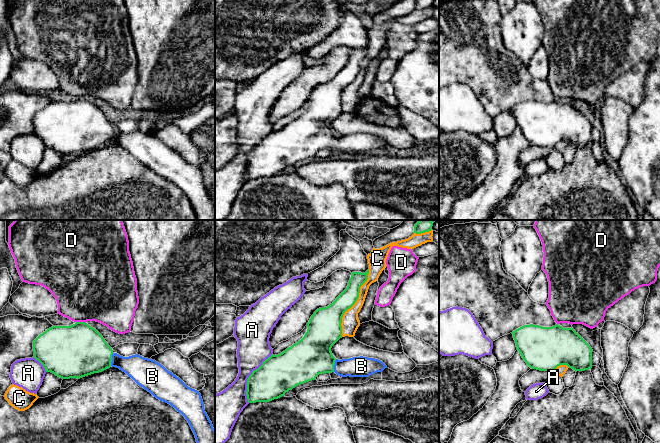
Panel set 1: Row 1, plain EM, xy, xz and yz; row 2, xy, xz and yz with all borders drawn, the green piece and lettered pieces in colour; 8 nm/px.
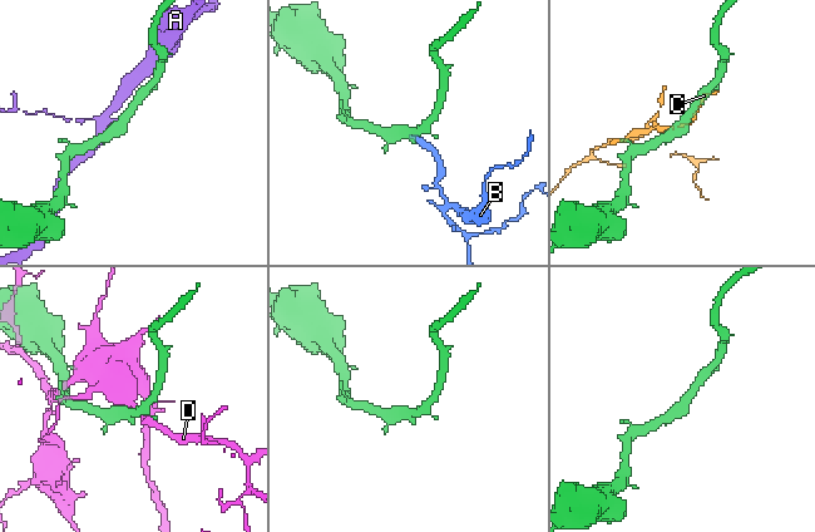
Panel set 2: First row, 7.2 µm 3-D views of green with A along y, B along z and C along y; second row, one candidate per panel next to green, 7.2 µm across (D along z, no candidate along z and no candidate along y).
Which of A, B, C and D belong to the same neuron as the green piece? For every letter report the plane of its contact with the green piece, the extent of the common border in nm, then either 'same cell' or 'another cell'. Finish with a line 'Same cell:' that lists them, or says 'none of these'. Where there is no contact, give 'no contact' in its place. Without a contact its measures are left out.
A: xz | 440 nm | another cell
B: xy | 110 nm | same cell
C: xz | 600 nm | another cell
D: xy | 80 nm | another cell
Same cell: B

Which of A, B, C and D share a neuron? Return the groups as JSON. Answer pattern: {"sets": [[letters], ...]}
{"sets": [["A"], ["B"], ["C"], ["D"]]}

